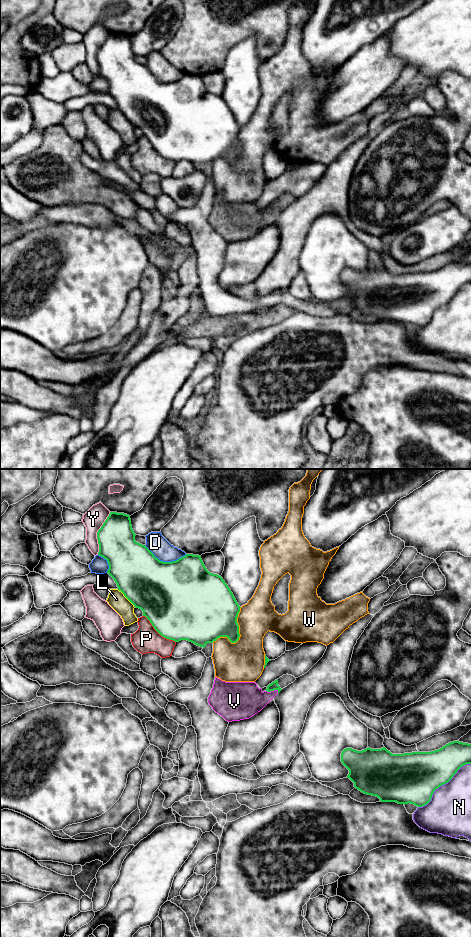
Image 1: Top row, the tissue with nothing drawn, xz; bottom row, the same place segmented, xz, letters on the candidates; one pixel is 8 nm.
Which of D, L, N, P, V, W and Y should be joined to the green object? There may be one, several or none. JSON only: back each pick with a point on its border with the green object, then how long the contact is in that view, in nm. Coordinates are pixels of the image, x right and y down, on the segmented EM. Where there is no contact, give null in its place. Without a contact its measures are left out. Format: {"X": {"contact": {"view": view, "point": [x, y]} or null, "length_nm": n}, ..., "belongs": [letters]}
{"belongs": []}

